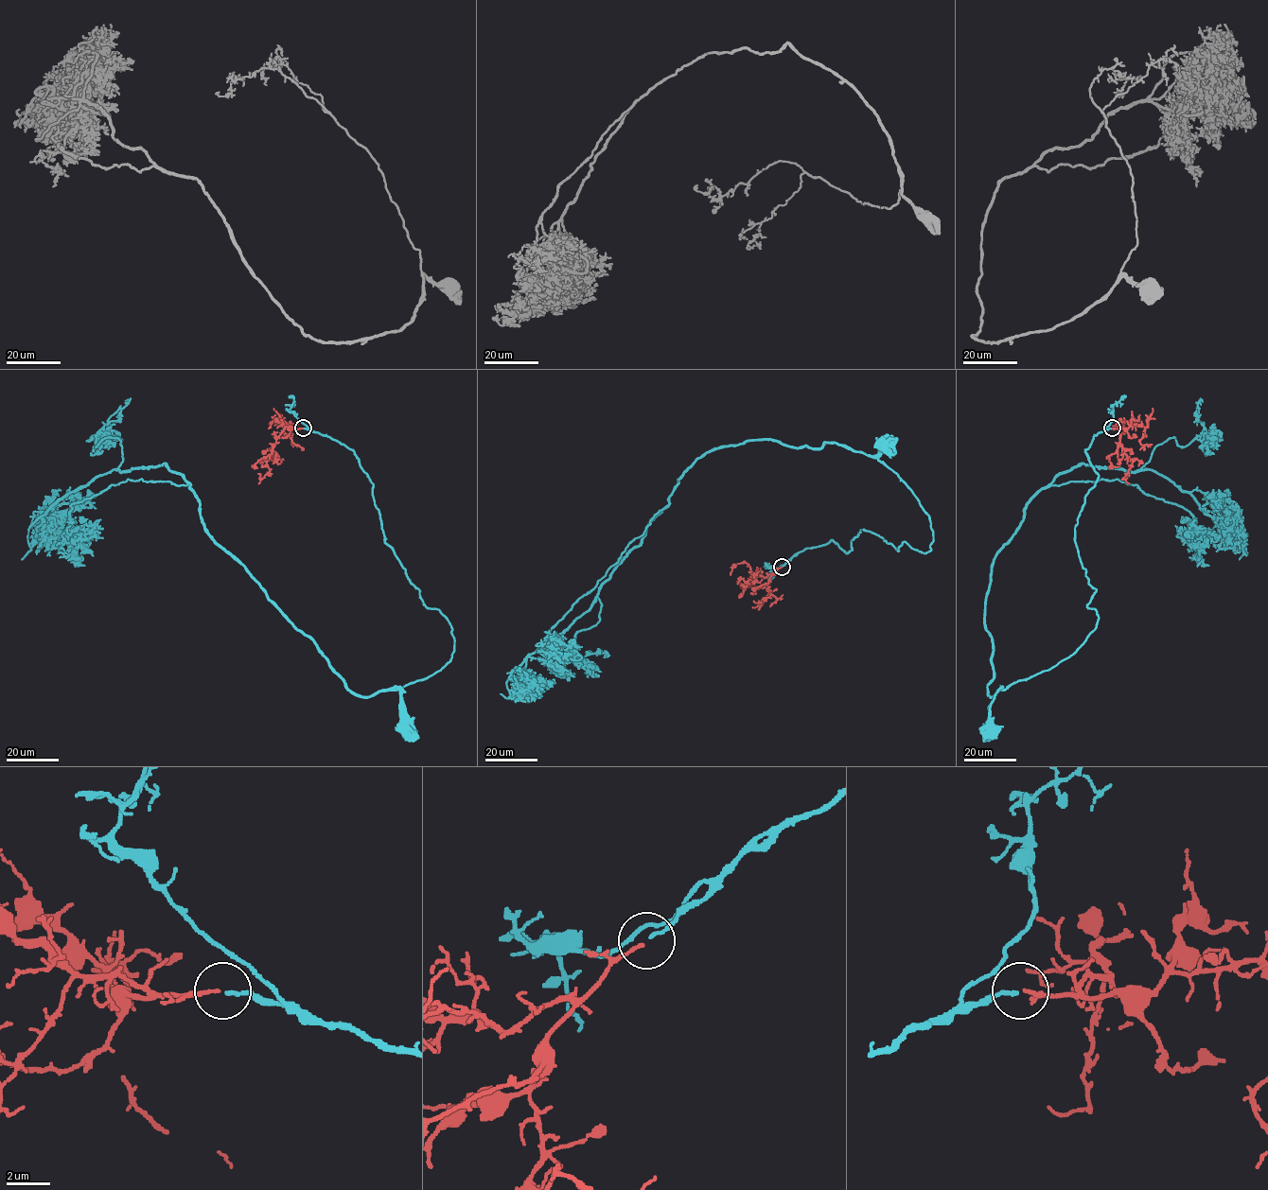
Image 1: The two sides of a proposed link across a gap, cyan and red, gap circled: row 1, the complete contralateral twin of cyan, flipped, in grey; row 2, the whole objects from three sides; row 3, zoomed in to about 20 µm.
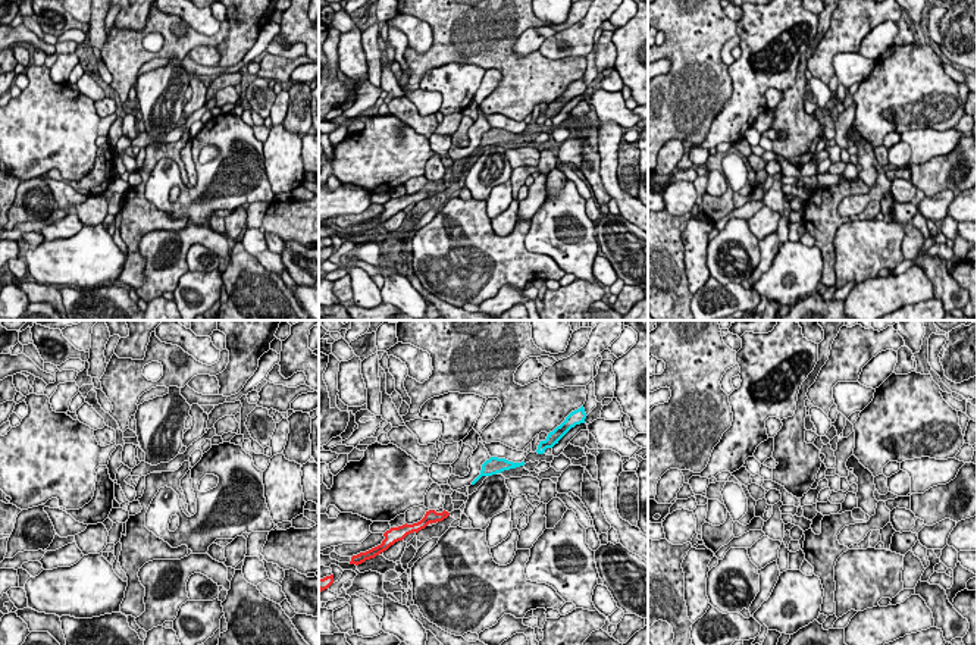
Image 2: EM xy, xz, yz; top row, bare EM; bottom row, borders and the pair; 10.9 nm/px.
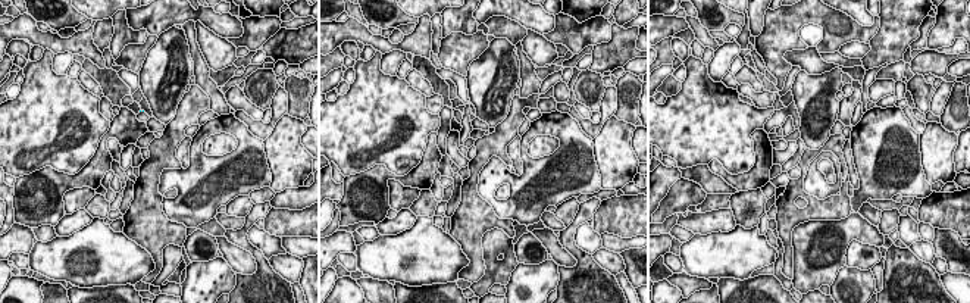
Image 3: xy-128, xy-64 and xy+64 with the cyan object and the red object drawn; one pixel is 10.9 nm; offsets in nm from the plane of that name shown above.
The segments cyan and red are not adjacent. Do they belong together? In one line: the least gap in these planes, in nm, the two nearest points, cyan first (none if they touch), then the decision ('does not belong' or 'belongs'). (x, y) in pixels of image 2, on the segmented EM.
400 nm | xz (472, 484), (447, 512) | belongs

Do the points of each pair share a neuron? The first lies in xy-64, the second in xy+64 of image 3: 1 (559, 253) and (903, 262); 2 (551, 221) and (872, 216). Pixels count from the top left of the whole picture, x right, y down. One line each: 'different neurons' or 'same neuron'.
1: different neurons
2: same neuron

